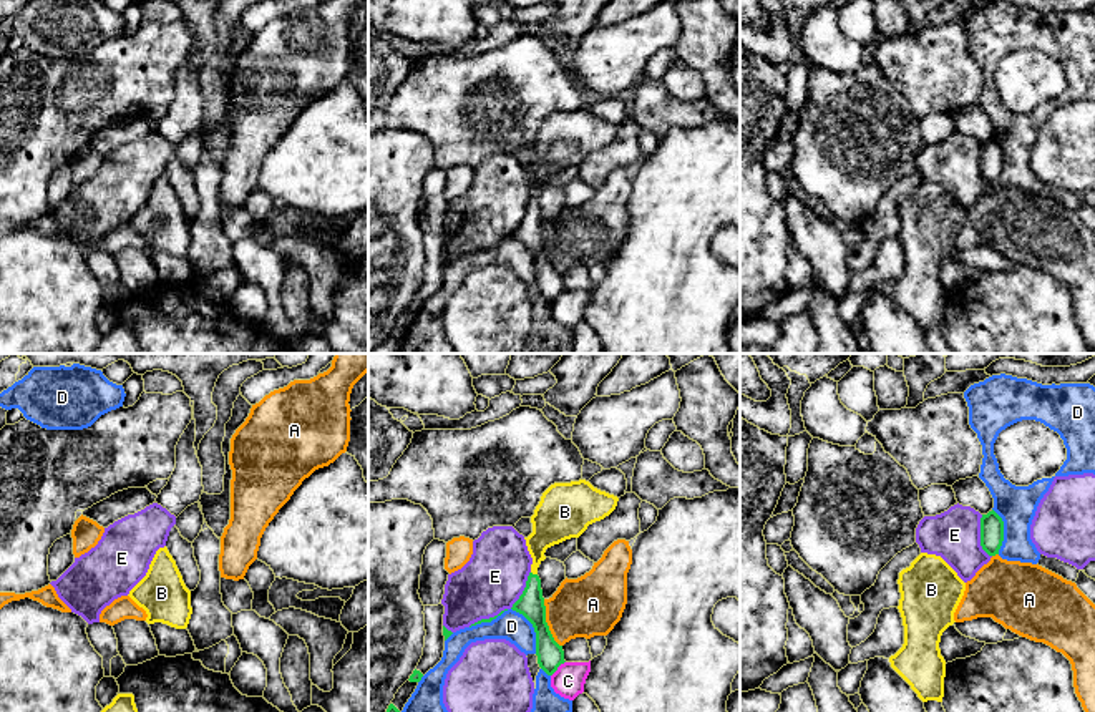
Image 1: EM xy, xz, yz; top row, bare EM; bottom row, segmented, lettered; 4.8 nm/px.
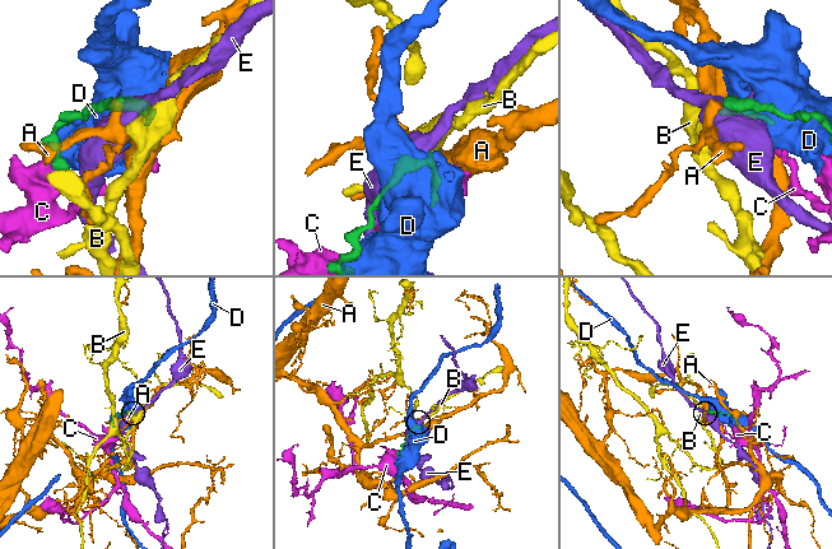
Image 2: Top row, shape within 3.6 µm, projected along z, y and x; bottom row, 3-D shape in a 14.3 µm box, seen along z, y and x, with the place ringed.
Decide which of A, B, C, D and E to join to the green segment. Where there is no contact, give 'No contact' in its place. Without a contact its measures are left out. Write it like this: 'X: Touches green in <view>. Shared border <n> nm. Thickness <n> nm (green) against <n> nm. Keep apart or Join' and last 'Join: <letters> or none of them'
A: Touches green in xz. Shared border 240 nm. Thickness 130 nm (green) against 300 nm. Keep apart
B: Touches green in xz. Shared border 40 nm. Thickness 130 nm (green) against 180 nm. Join
C: Touches green in xz. Shared border 100 nm. Thickness 130 nm (green) against 160 nm. Keep apart
D: Touches green in xz. Shared border 260 nm. Thickness 130 nm (green) against 140 nm. Keep apart
E: Touches green in yz. Shared border 220 nm. Thickness 110 nm (green) against 260 nm. Keep apart
Join: B

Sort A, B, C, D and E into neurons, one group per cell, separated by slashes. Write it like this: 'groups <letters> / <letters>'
groups A / B / C / D / E

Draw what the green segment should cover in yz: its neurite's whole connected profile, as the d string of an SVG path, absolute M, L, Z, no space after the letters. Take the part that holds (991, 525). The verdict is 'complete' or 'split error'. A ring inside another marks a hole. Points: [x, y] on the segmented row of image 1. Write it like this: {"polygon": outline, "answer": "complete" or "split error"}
{"polygon": "M992 510L981 518L981 546L989 556L999 554L1004 541L1004 521Z", "answer": "complete"}

